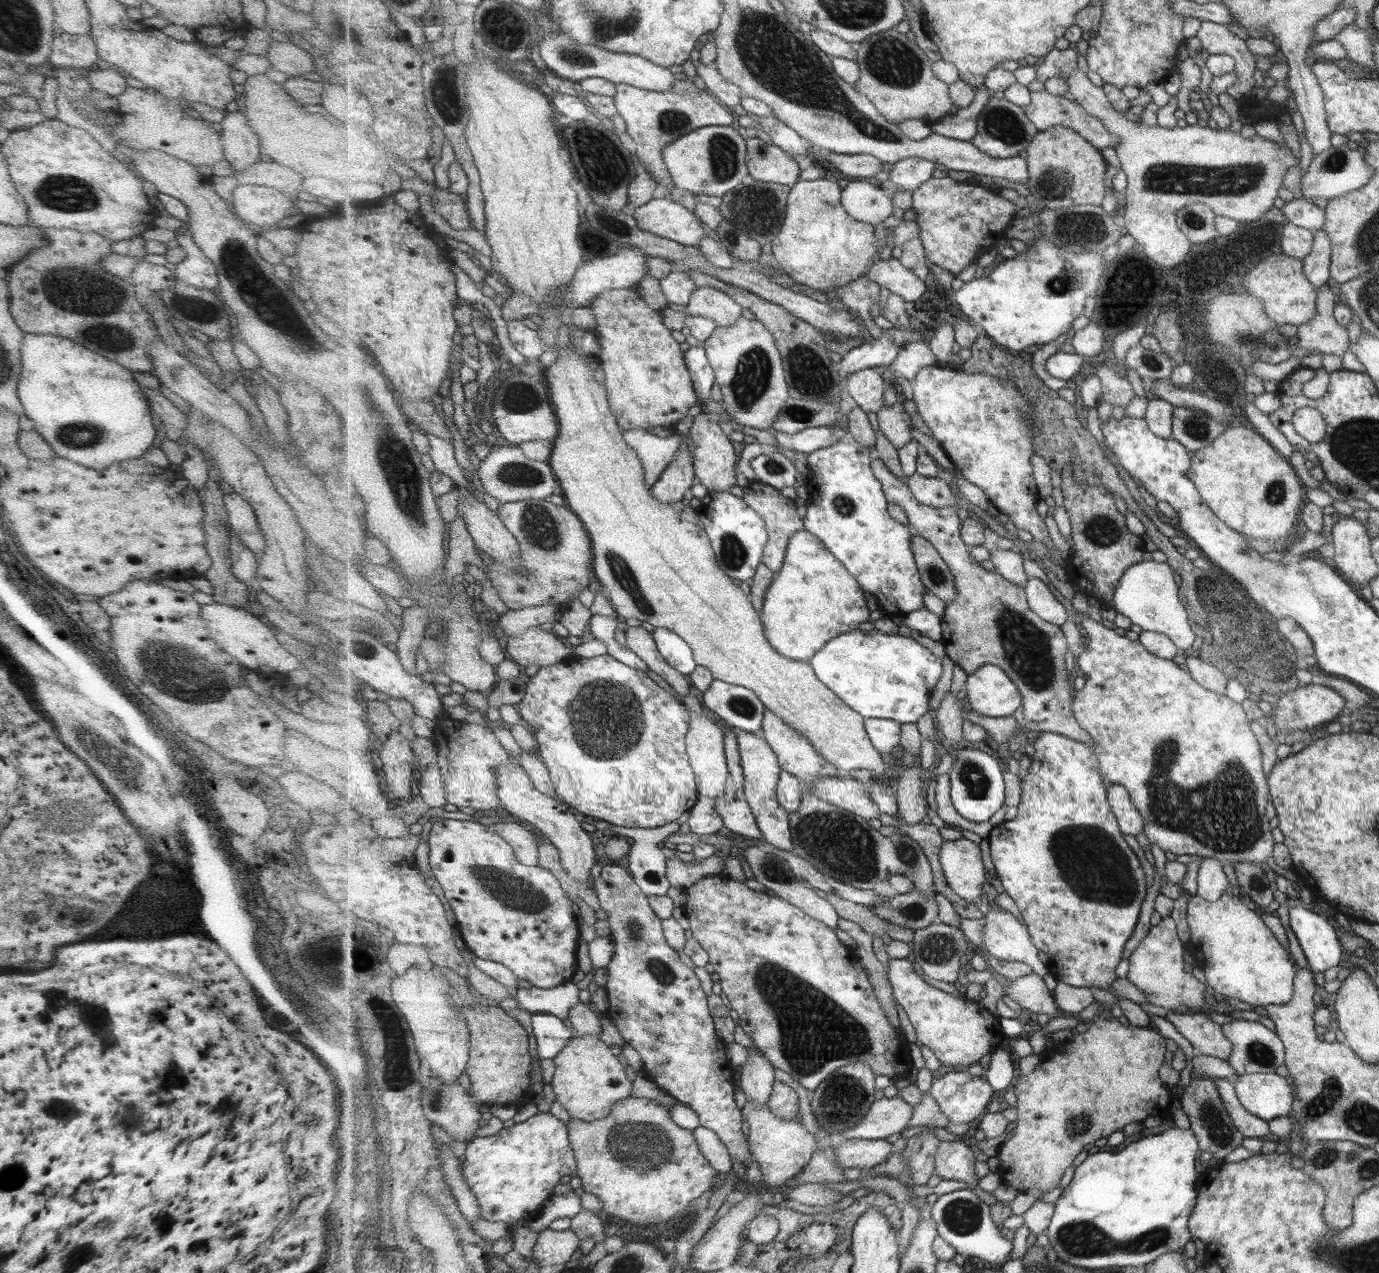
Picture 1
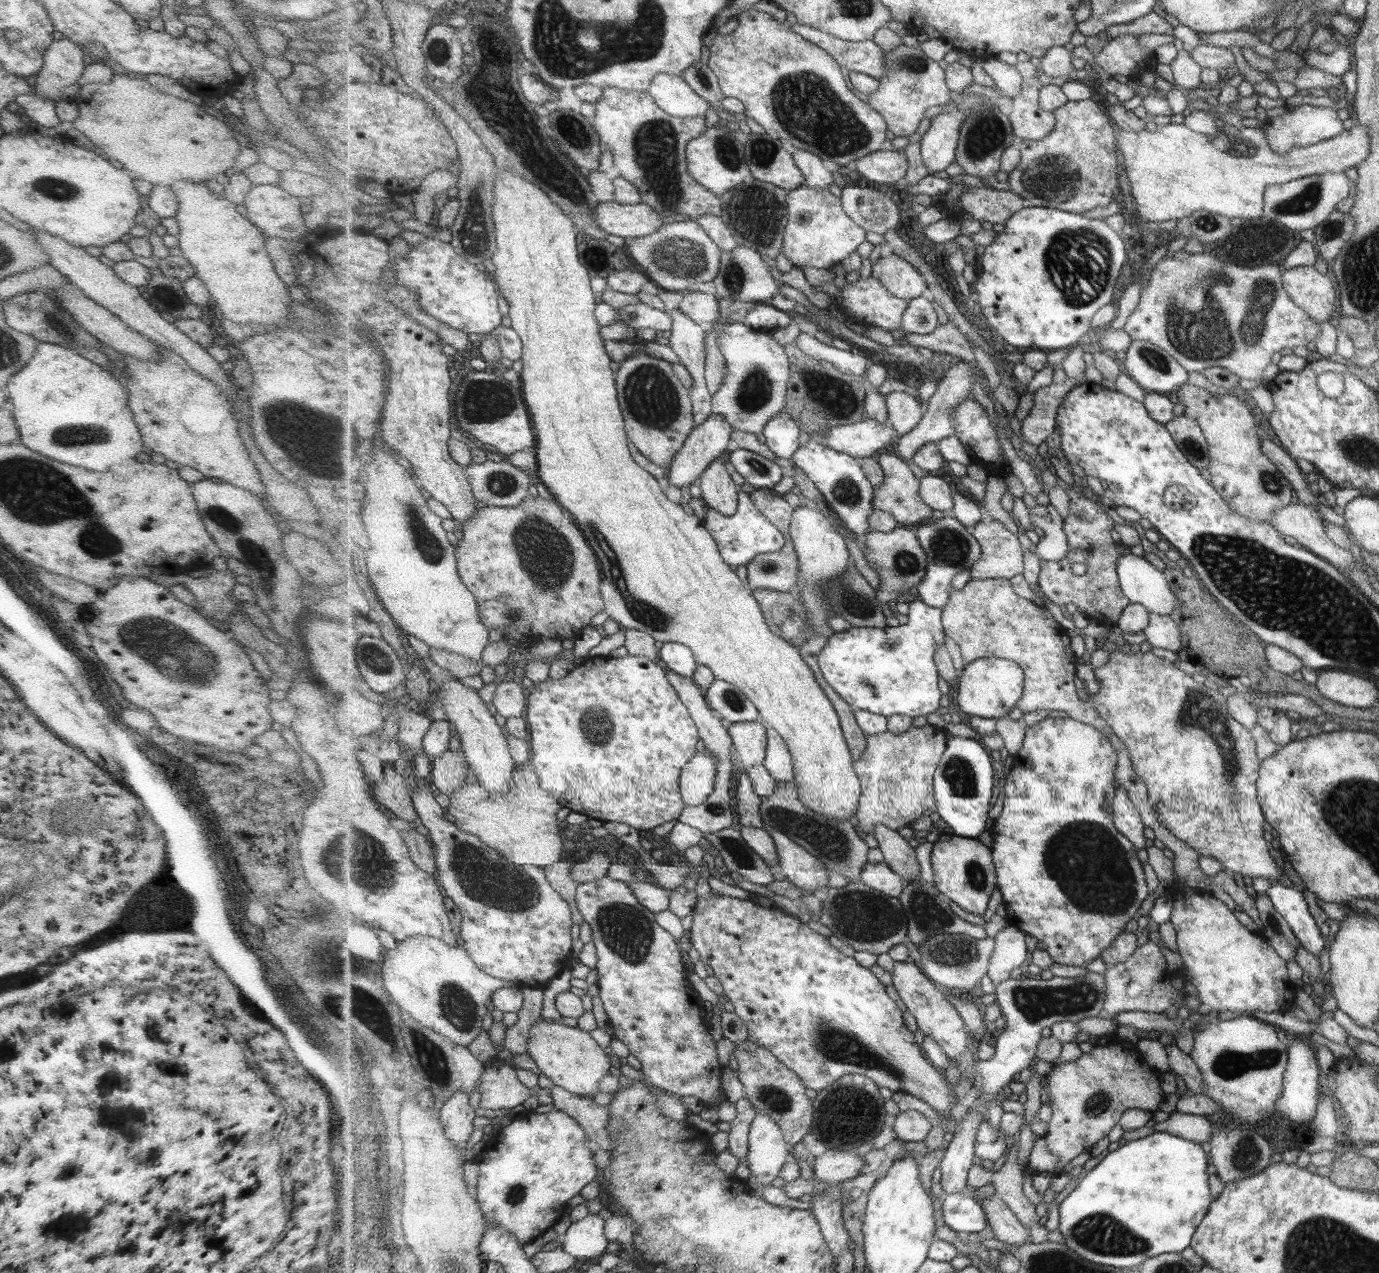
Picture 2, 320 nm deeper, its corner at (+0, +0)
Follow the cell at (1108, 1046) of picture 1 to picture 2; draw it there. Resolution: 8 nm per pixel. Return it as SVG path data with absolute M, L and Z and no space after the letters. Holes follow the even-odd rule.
M1101 1041L1074 1062L1057 1066L1047 1077L1050 1095L1046 1103L1051 1106L1053 1113L1043 1137L1047 1150L1059 1157L1054 1174L1063 1173L1068 1162L1109 1136L1109 1132L1119 1124L1123 1112L1131 1108L1152 1112L1163 1100L1159 1078L1147 1068L1141 1057L1122 1050L1125 1046L1121 1044L1113 1046Z

